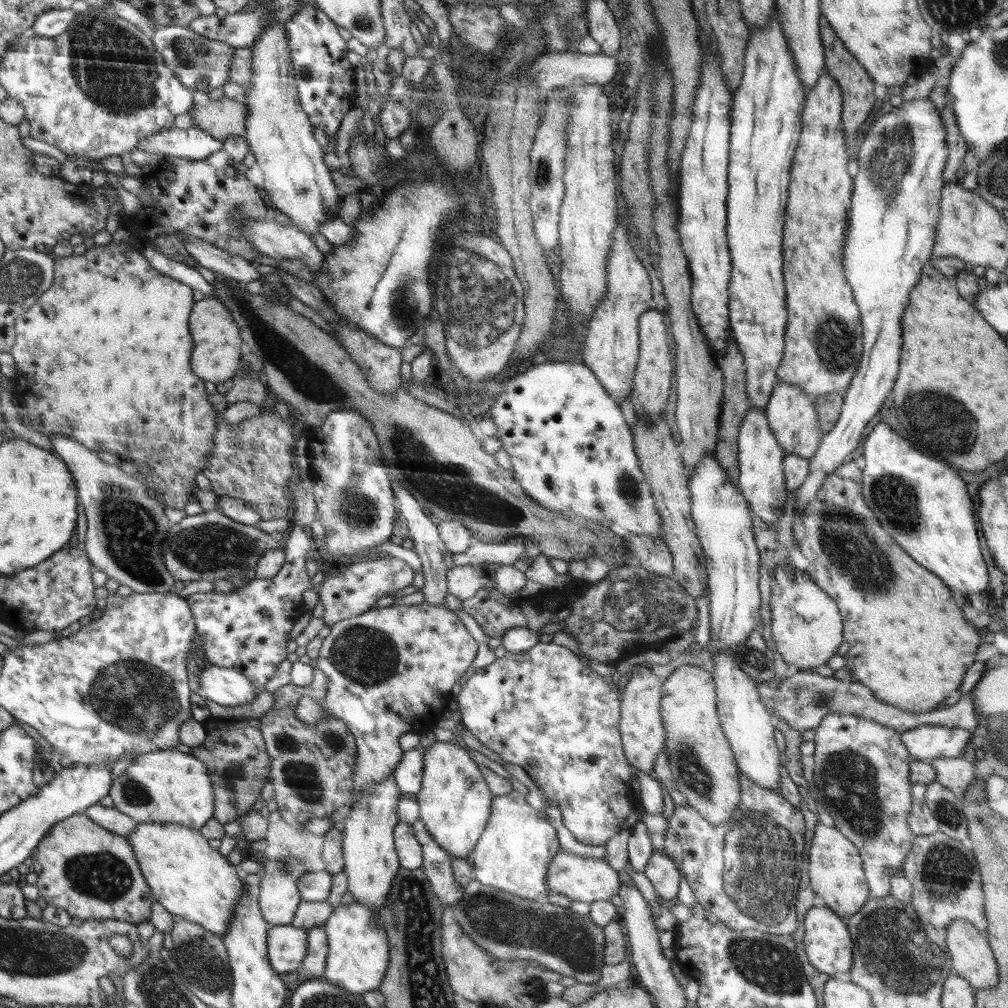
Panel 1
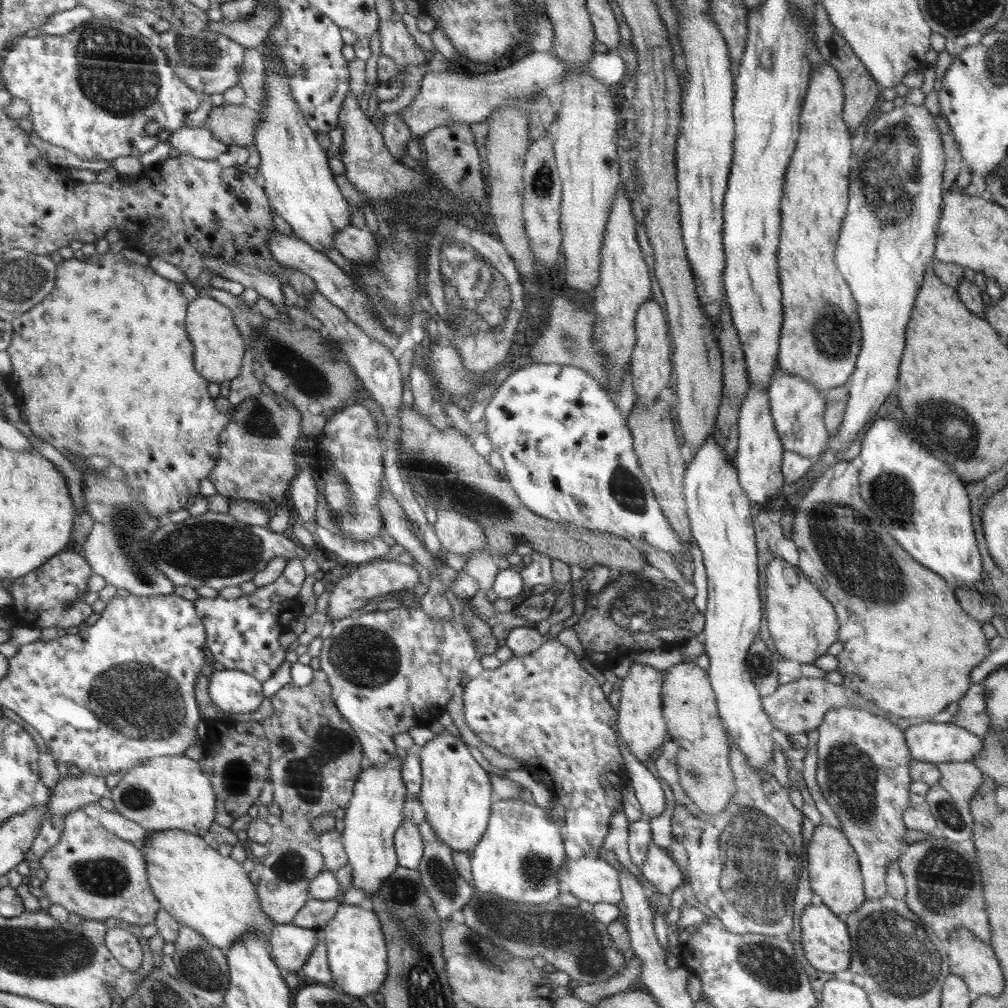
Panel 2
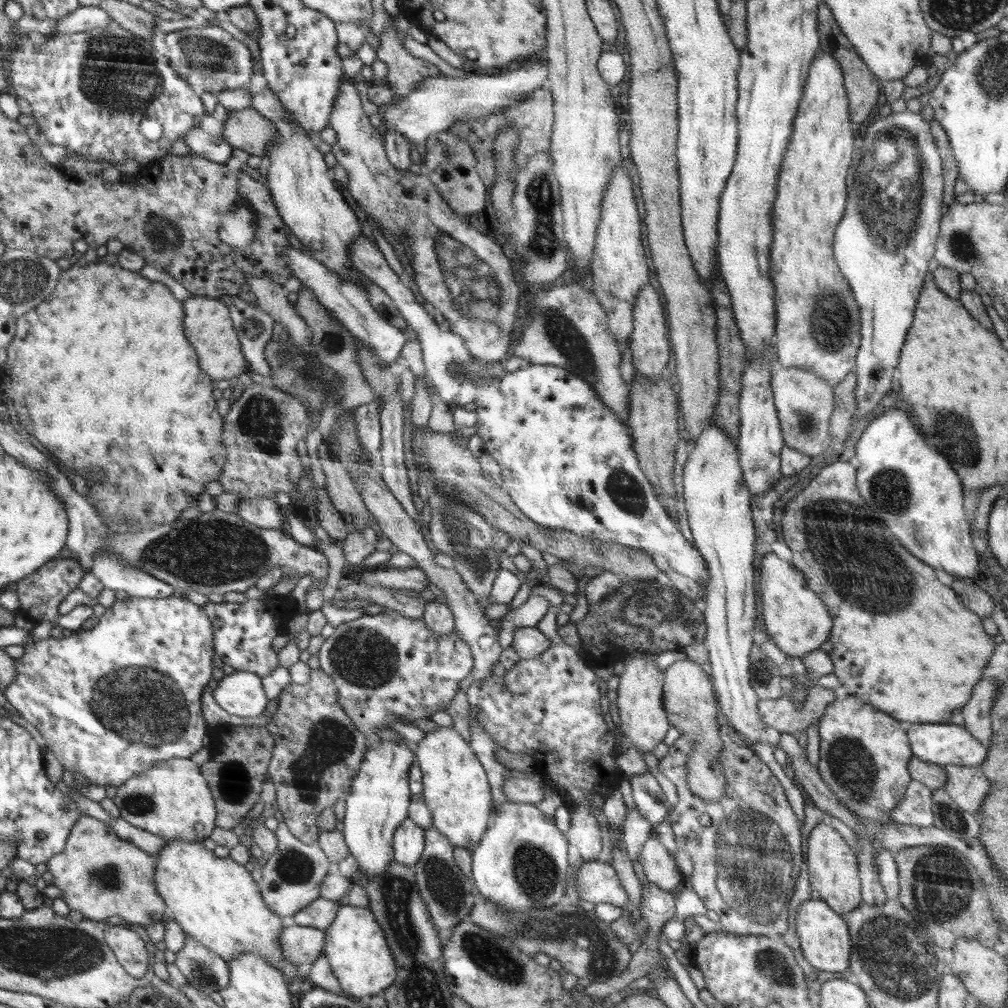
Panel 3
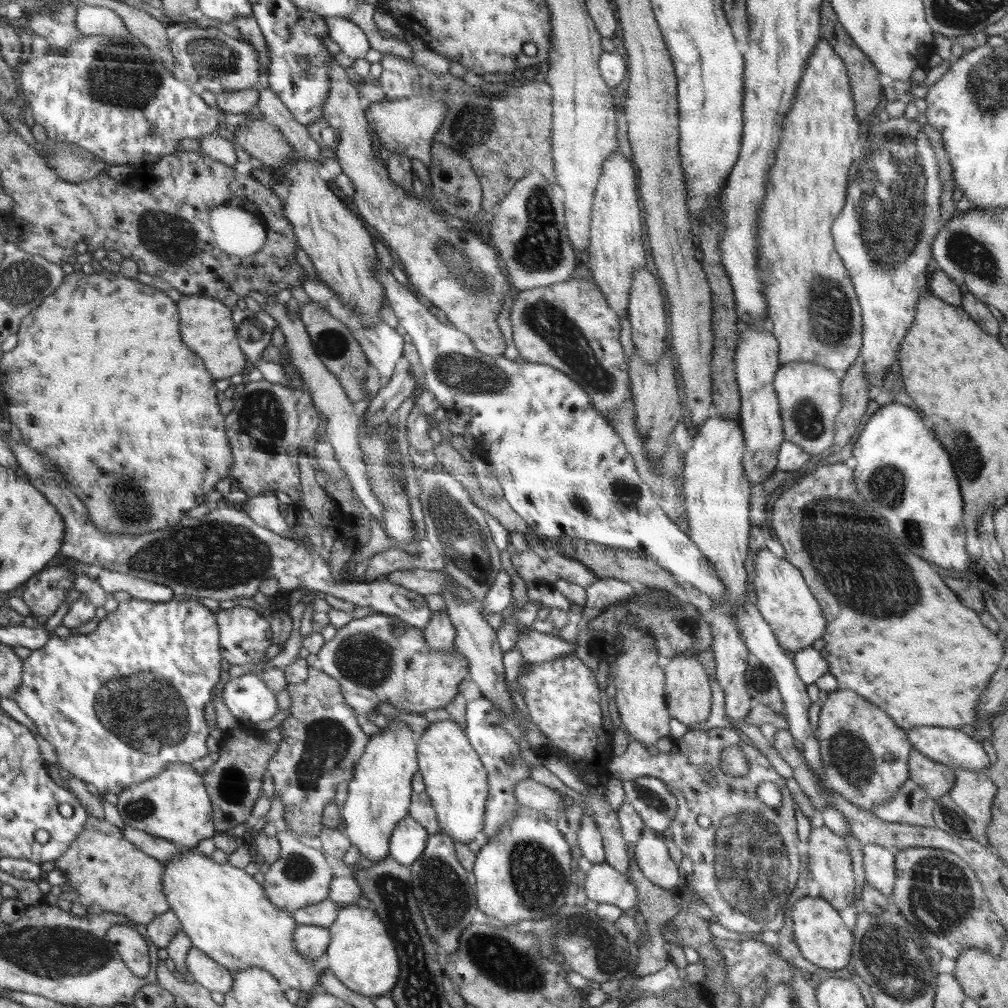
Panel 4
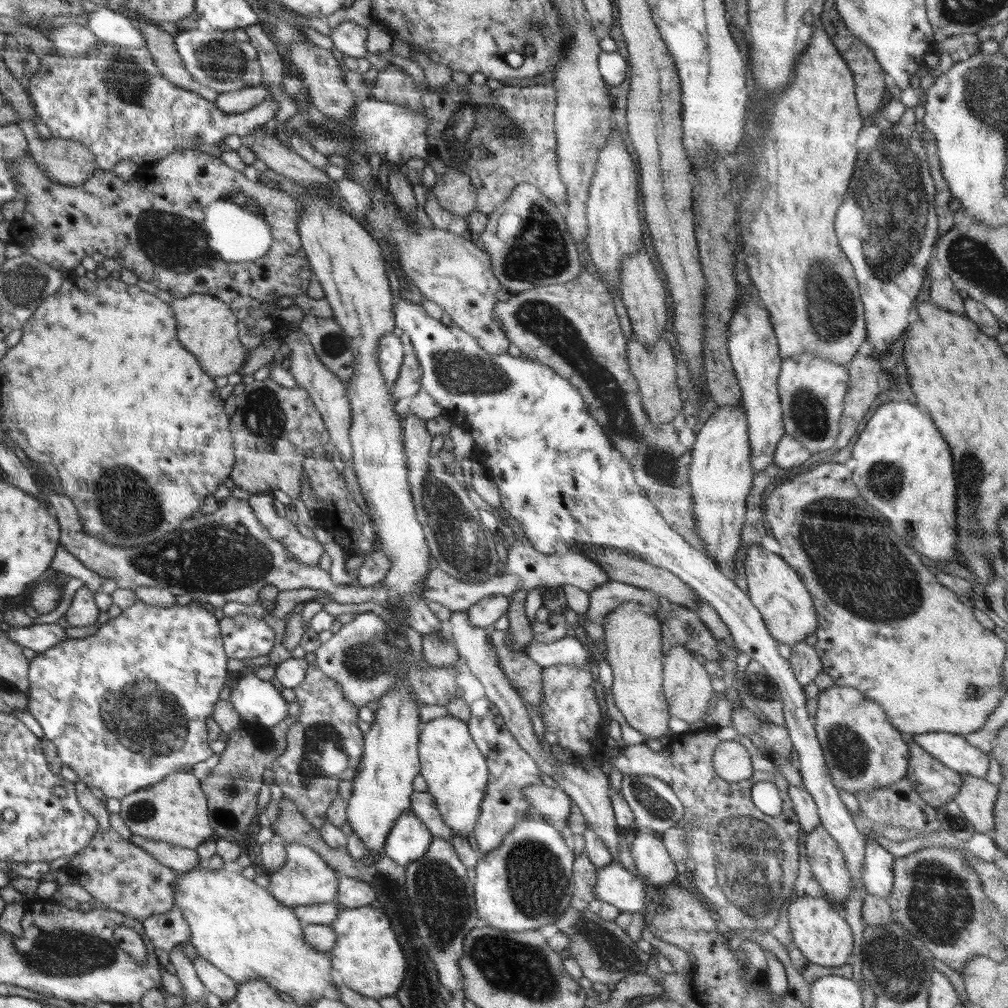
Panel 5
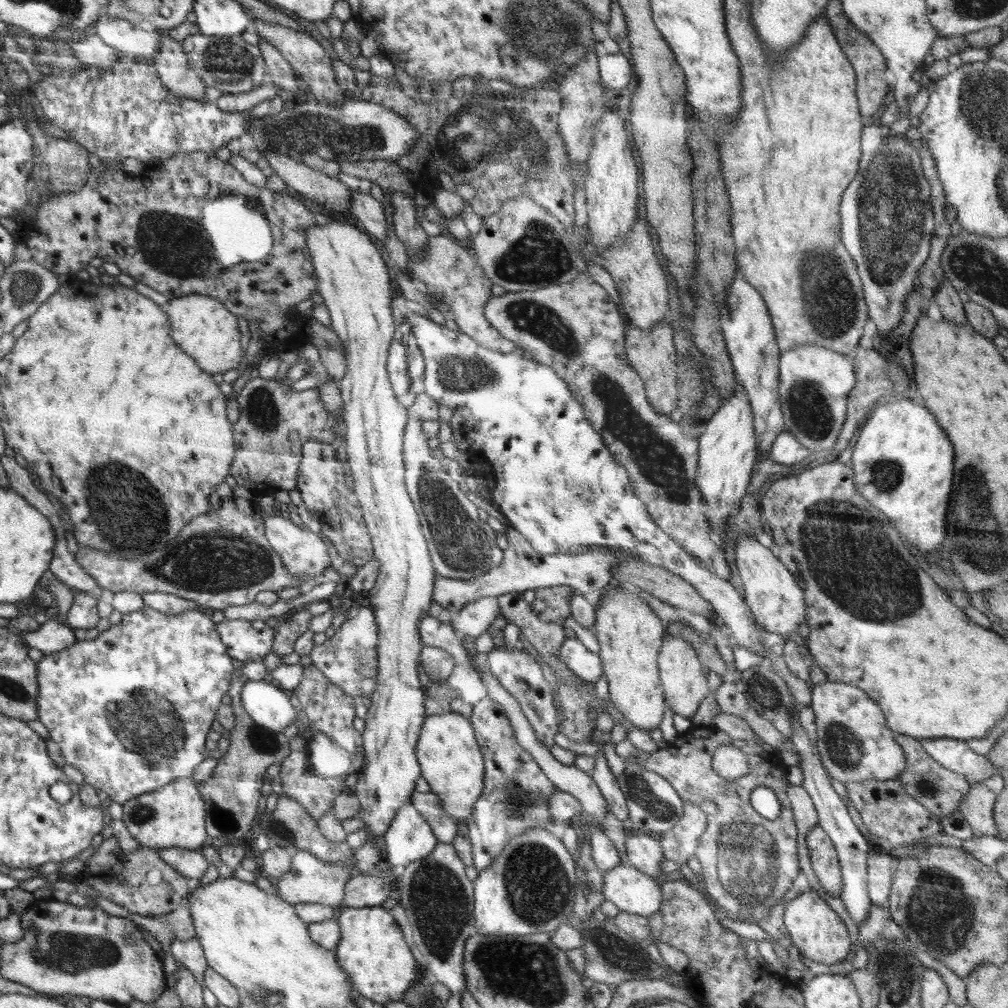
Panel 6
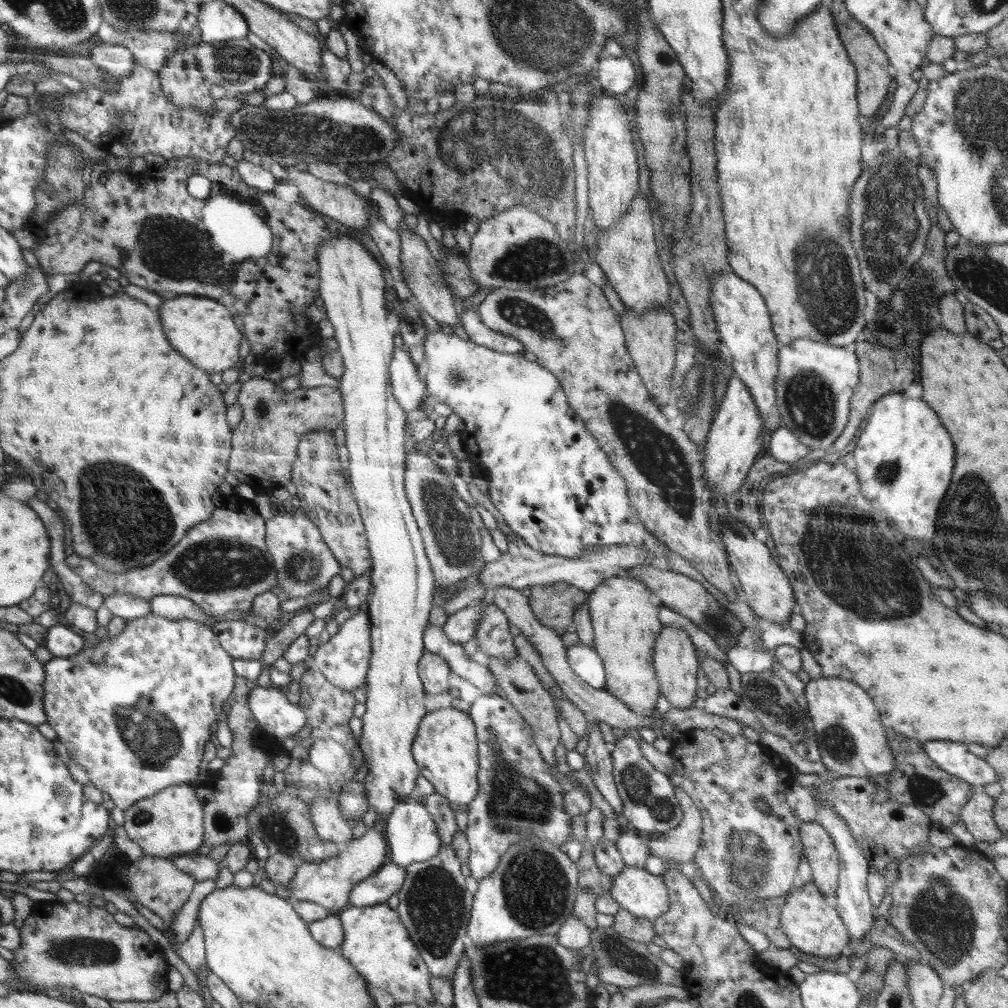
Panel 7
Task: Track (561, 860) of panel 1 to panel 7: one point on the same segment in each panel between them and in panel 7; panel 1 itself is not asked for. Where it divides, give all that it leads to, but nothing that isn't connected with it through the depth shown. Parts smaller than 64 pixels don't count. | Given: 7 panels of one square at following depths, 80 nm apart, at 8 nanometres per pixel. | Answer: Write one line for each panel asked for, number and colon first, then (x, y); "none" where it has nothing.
2: (591, 879)
3: (597, 881)
4: (603, 884)
5: (615, 885)
6: (632, 891)
7: (642, 894)

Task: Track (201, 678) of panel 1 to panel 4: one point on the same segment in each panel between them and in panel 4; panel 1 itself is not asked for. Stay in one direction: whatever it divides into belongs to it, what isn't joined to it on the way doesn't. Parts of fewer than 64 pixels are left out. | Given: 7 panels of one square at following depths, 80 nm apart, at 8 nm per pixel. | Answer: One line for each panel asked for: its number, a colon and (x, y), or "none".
2: (232, 690)
3: (241, 693)
4: (247, 696)

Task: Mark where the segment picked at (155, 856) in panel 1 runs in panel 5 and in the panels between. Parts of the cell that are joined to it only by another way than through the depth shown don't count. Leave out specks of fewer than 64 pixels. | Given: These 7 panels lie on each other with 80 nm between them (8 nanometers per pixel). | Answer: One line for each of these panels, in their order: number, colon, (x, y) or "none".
2: (211, 893)
3: (215, 900)
4: (227, 914)
5: (238, 926)

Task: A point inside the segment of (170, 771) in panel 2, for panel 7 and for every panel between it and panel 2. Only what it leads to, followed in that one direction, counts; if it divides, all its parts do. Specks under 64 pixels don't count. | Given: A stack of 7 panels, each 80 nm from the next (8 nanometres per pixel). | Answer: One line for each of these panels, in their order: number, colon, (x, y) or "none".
3: (172, 800)
4: (174, 806)
5: (175, 811)
6: (173, 816)
7: (170, 822)

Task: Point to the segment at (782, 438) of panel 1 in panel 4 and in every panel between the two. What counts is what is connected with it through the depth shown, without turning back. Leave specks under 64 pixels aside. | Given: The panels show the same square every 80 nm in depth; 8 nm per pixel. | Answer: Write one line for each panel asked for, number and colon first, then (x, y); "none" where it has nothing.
2: (797, 407)
3: (804, 402)
4: (809, 398)

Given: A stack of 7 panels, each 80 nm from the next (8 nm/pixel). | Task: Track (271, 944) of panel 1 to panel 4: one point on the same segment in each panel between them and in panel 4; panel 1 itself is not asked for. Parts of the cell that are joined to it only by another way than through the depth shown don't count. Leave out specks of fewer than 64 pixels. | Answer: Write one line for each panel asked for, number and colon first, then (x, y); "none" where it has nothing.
2: (291, 945)
3: (300, 944)
4: (311, 940)

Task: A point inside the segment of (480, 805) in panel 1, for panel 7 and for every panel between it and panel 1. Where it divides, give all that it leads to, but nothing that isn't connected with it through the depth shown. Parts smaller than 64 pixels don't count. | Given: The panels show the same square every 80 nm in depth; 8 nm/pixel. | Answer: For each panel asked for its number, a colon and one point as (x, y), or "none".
2: (456, 793)
3: (455, 788)
4: (455, 780)
5: (454, 770)
6: (450, 760)
7: (445, 750)

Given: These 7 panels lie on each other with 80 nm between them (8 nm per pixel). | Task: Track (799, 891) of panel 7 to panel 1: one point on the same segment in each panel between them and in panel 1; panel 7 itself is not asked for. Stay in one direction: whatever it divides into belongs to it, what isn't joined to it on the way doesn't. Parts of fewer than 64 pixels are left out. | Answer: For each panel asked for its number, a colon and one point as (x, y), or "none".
1: (827, 941)
2: (826, 943)
3: (823, 934)
4: (823, 938)
5: (824, 938)
6: (817, 931)

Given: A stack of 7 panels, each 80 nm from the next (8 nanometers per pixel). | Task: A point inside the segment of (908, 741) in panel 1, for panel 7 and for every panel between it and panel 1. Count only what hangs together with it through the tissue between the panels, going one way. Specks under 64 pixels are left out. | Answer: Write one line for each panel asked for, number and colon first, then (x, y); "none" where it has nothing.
2: (928, 742)
3: (941, 744)
4: (953, 748)
5: (952, 750)
6: (953, 754)
7: (953, 757)

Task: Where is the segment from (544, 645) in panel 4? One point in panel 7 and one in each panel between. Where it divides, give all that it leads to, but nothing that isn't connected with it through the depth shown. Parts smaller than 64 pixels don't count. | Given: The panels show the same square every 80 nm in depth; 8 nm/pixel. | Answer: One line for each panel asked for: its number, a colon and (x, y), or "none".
5: (568, 650)
6: (580, 660)
7: (584, 661)

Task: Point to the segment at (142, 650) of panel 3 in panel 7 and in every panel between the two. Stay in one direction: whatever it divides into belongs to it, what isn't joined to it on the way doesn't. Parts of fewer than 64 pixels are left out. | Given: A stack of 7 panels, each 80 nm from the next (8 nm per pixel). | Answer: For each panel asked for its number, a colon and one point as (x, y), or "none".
4: (120, 705)
5: (125, 707)
6: (130, 709)
7: (135, 710)

